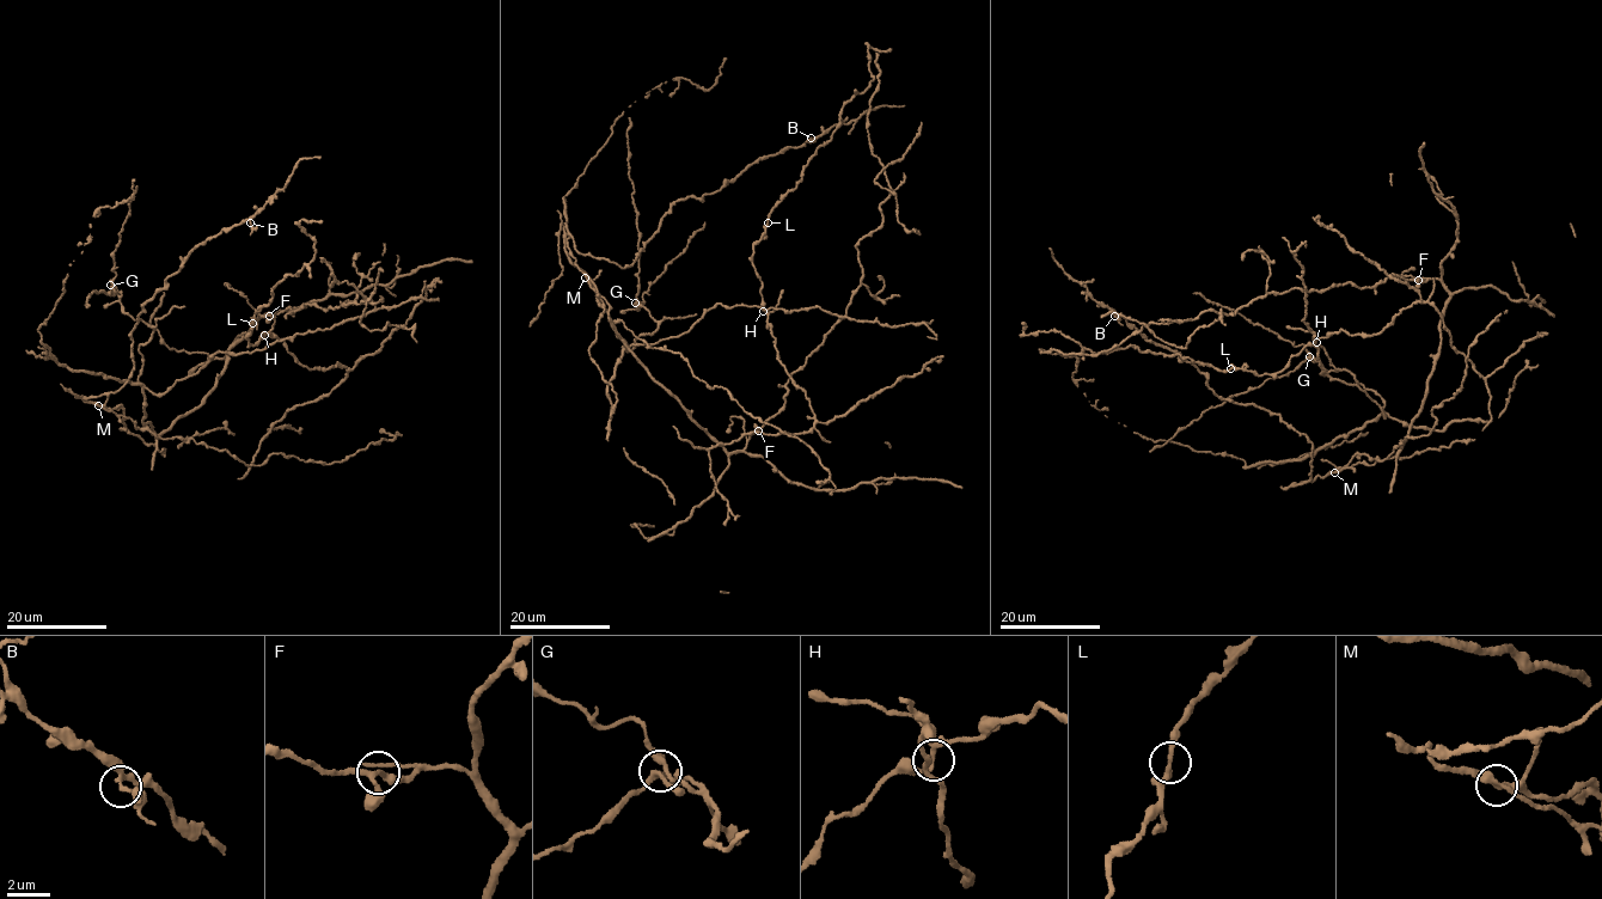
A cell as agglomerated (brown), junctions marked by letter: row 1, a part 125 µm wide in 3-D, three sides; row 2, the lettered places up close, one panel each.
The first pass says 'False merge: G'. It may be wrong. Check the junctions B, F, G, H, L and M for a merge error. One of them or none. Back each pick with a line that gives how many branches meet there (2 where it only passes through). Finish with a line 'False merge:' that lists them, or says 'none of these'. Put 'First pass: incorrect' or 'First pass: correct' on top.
First pass: incorrect
False merge: none of these

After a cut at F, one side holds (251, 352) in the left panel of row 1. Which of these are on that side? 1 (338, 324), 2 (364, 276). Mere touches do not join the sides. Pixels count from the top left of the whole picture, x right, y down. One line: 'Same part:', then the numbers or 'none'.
Same part: 1

